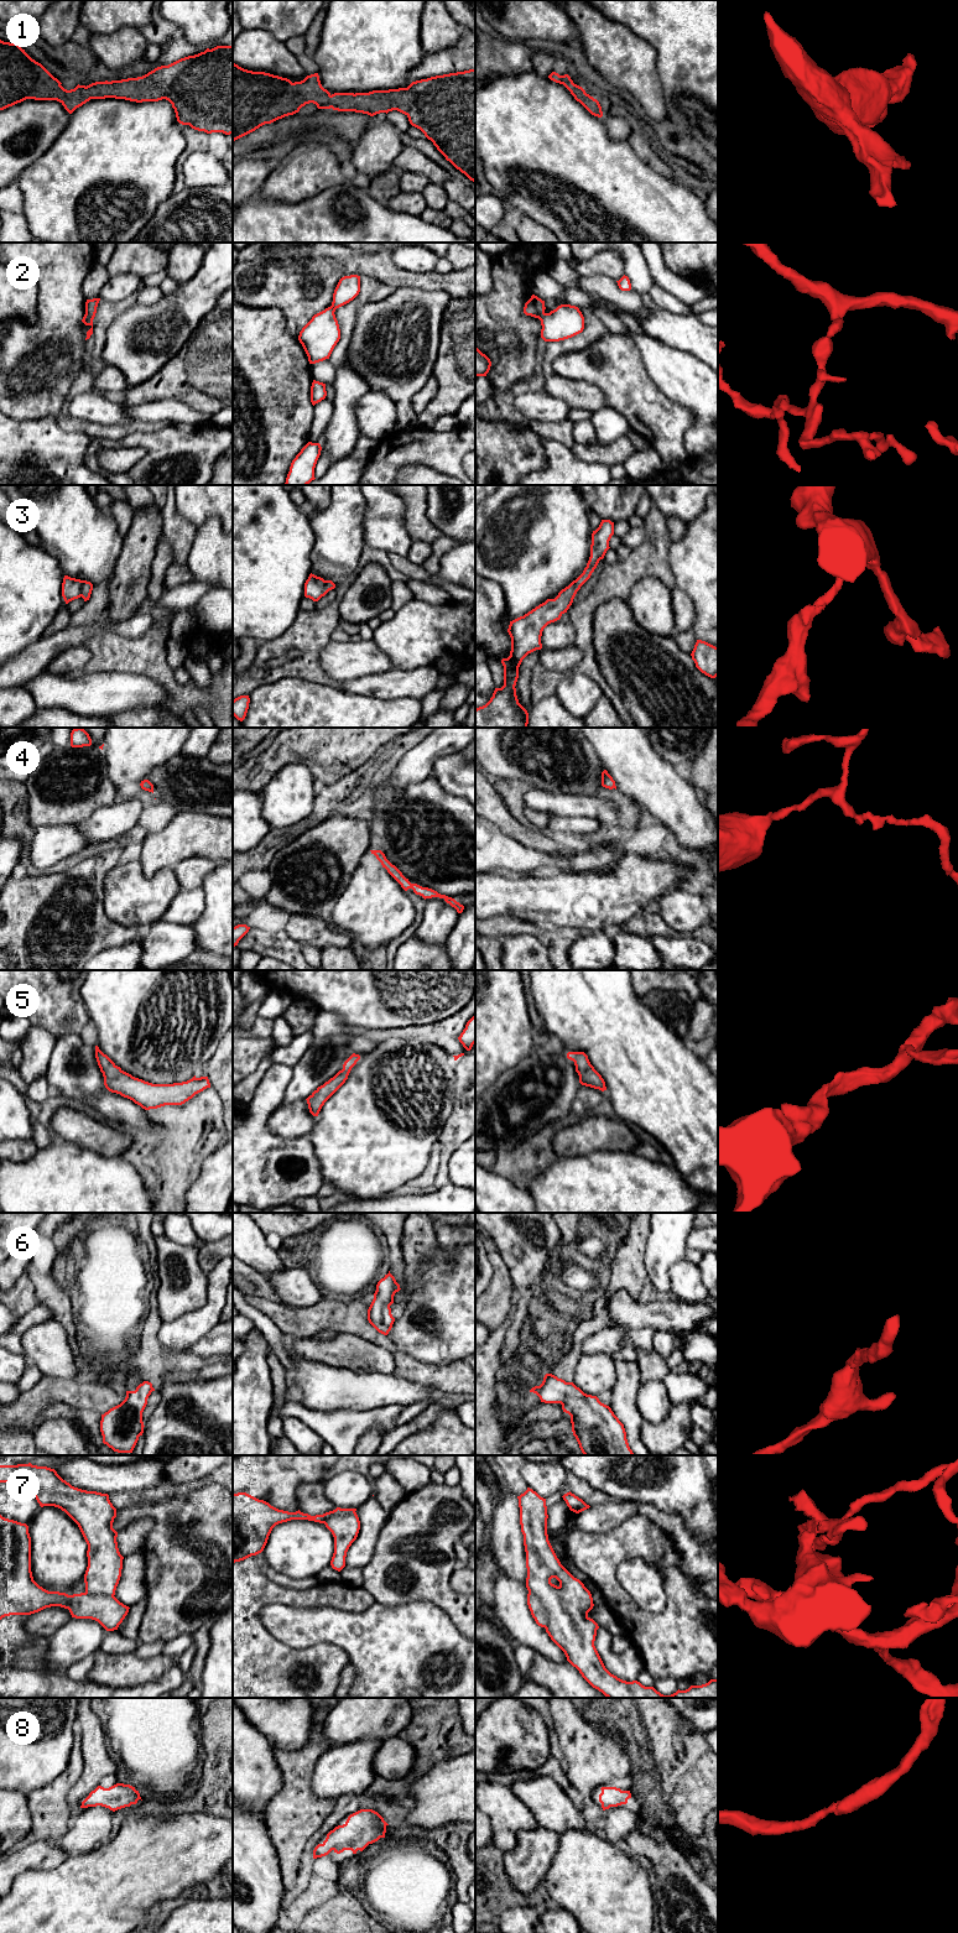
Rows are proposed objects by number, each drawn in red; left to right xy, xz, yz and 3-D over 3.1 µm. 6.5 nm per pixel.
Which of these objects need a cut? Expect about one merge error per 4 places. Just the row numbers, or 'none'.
2

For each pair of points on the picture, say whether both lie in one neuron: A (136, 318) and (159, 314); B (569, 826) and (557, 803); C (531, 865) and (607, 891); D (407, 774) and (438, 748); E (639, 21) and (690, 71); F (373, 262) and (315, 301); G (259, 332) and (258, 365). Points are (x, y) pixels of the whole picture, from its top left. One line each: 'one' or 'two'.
A: one
B: one
C: two
D: one
E: one
F: one
G: one

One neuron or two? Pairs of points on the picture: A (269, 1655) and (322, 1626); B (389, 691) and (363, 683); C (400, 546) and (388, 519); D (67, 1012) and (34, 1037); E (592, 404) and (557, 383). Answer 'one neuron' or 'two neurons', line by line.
A: two neurons
B: one neuron
C: one neuron
D: two neurons
E: one neuron

